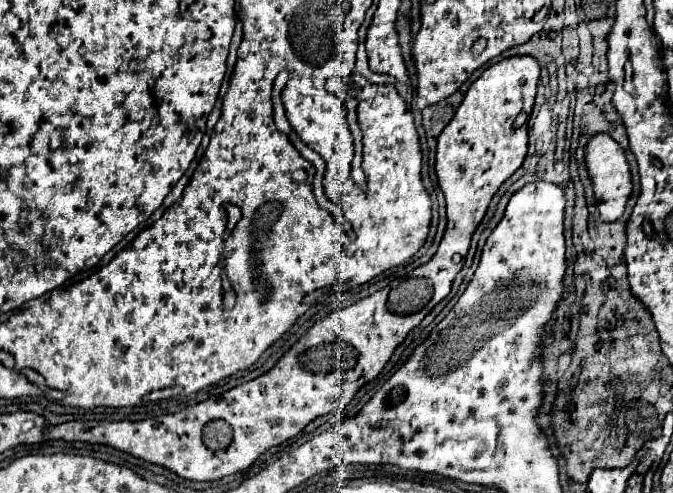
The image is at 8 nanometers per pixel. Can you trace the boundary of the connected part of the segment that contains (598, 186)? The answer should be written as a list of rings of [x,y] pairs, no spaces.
[[[597,133],[593,135],[587,145],[585,145],[585,167],[587,167],[587,175],[589,181],[593,185],[593,195],[597,199],[595,207],[601,215],[603,221],[617,221],[623,215],[623,209],[627,205],[627,199],[631,195],[631,173],[629,173],[629,165],[625,159],[623,149],[605,133]]]

